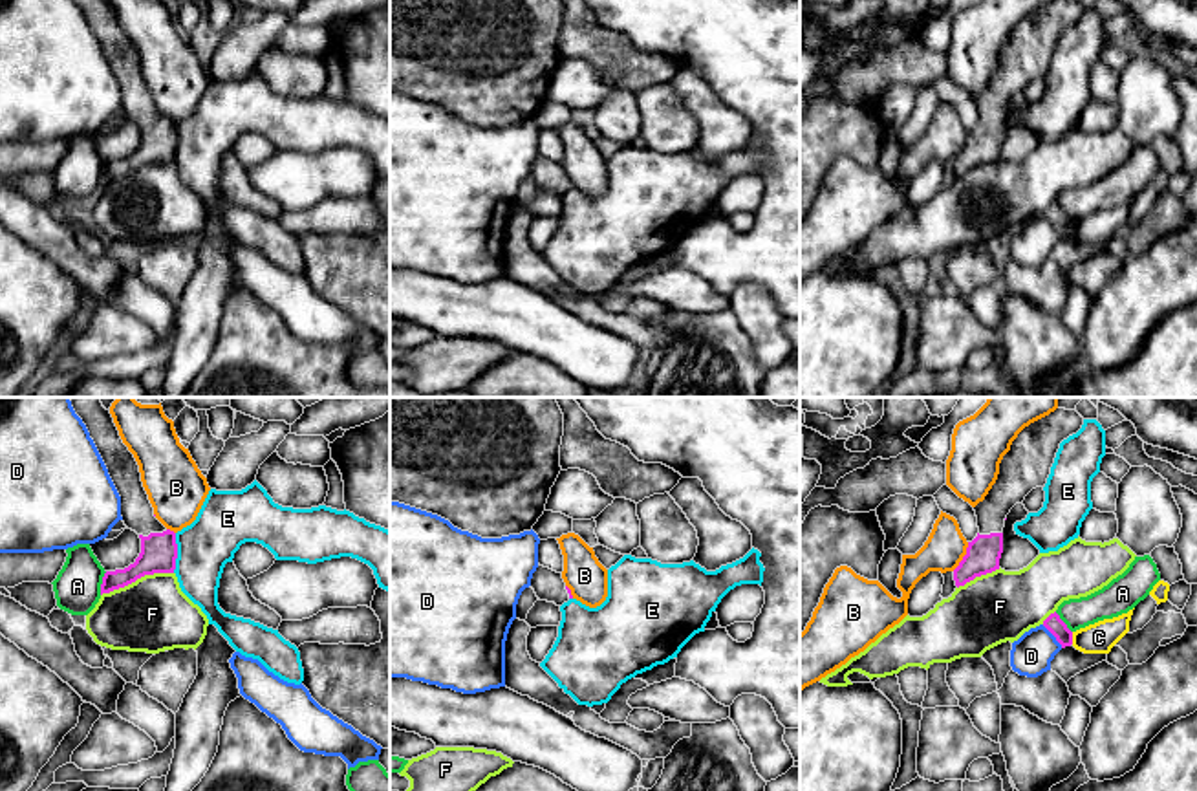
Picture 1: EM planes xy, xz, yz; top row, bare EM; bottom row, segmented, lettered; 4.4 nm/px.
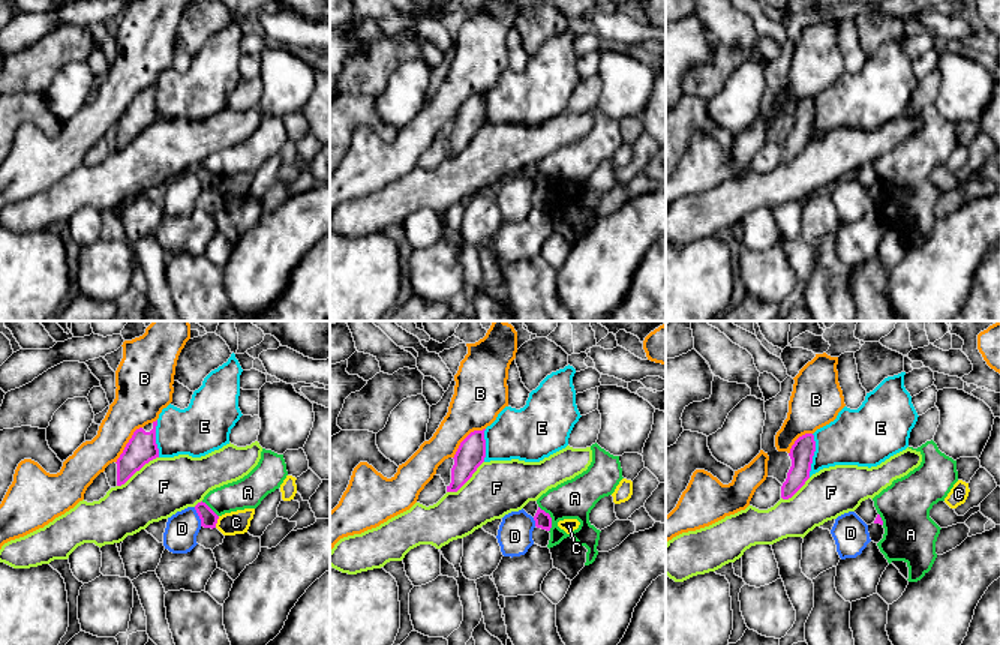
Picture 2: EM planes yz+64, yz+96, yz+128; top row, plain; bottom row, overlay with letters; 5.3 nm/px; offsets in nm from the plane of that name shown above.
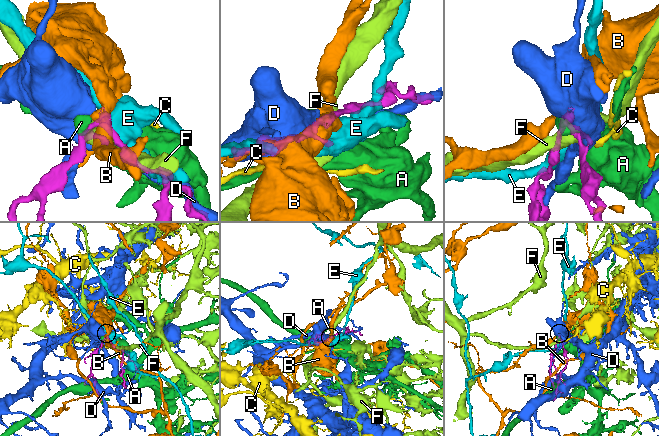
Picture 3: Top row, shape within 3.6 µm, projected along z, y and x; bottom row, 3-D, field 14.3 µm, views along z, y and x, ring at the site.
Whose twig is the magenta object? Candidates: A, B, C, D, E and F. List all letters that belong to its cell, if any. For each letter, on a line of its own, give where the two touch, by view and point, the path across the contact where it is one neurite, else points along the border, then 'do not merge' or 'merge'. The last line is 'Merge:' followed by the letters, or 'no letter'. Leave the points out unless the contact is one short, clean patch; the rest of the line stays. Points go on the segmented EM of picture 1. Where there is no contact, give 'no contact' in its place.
A: xy (103, 583) | do not merge
B: yz (963, 557) | along yz (969, 542), (967, 553), (952, 570) | do not merge
C: yz (1071, 638) | along yz (1071, 632), (1073, 643) | do not merge
D: yz (1053, 634) | do not merge
E: xy (176, 553) | do not merge
F: xy (136, 579) | do not merge
Merge: no letter

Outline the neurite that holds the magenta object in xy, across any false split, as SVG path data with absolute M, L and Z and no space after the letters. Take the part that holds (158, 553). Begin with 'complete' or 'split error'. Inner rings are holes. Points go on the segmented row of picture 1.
split error | M70 397L75 414L86 425L108 474L121 496L121 516L141 538L141 553L124 569L106 571L101 595L124 588L145 575L174 573L178 558L176 533L156 516L141 482L139 465L123 443L110 410L99 397Z

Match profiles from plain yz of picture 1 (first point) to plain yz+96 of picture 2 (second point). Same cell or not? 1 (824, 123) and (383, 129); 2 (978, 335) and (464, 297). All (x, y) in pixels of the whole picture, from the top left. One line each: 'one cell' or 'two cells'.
1: one cell
2: two cells

